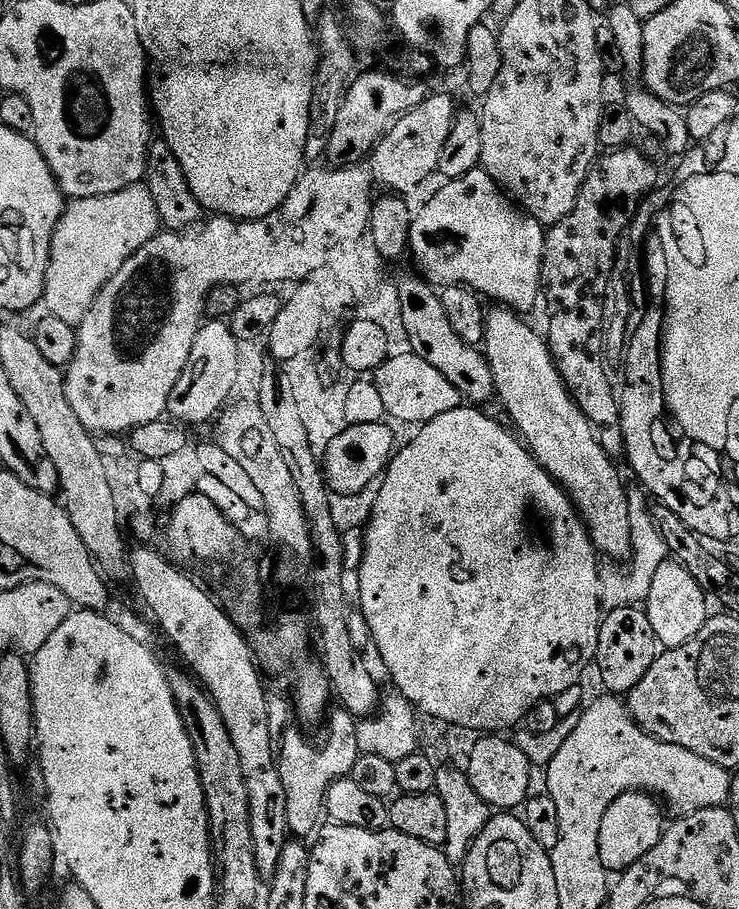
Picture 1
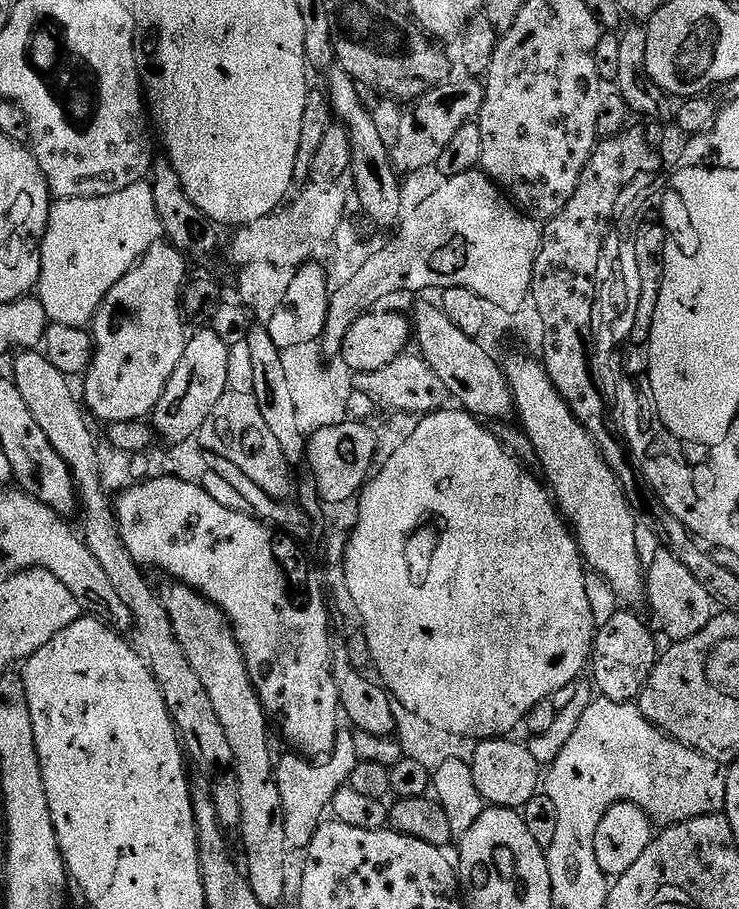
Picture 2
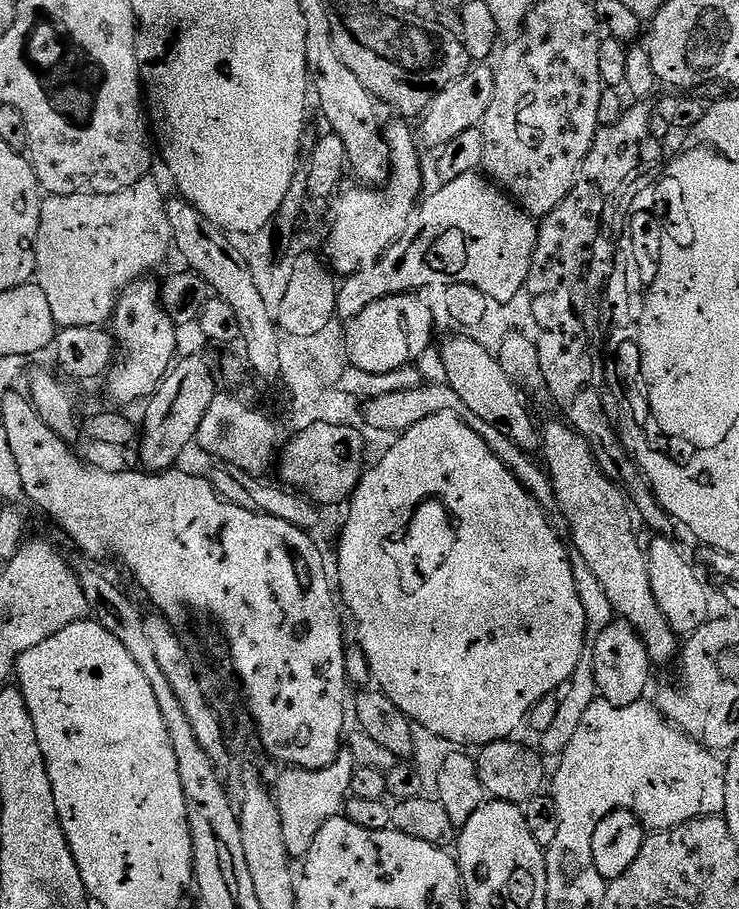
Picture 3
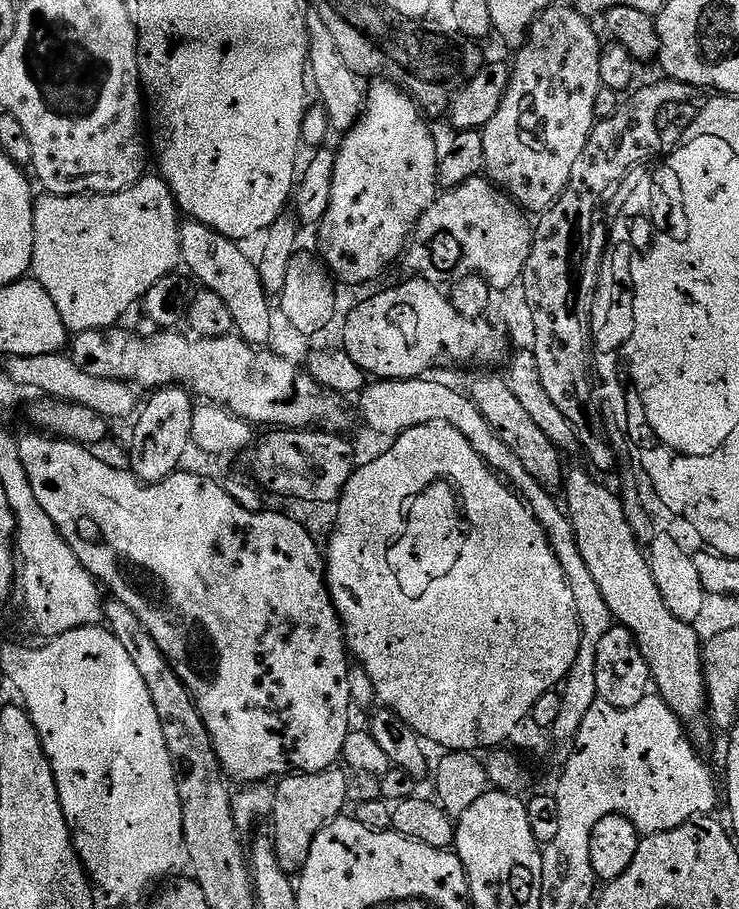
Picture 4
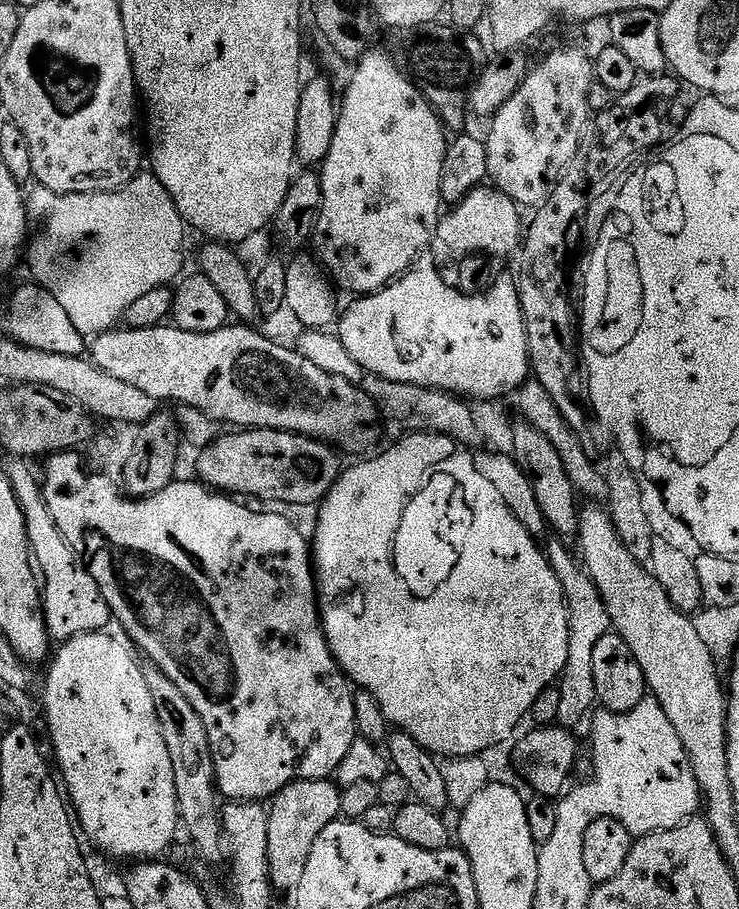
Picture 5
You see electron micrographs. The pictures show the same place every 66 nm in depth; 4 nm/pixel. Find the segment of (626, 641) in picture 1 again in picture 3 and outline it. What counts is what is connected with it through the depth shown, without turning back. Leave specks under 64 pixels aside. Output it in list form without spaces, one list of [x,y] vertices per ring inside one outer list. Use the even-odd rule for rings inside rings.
[[[613,619],[601,632],[595,633],[593,640],[596,641],[593,644],[591,641],[590,655],[599,699],[610,702],[610,706],[630,706],[645,699],[648,675],[654,669],[654,664],[648,658],[648,647],[642,642],[634,626],[627,620]]]

